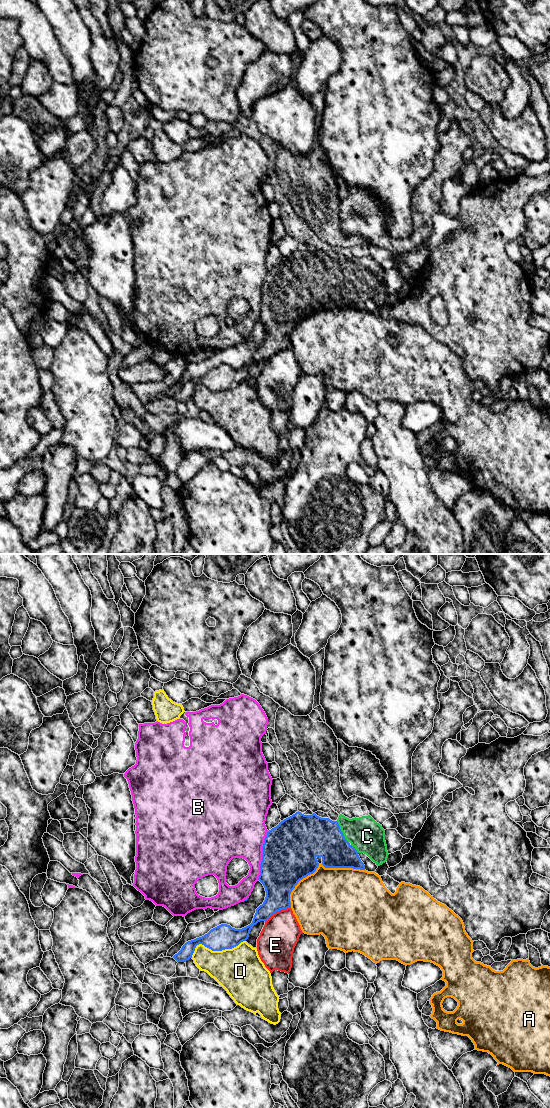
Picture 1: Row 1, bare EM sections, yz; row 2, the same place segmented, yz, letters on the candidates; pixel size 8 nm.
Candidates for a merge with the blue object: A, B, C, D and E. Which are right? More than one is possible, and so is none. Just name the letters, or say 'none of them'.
C

